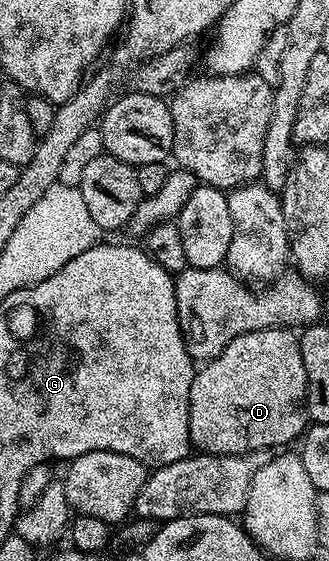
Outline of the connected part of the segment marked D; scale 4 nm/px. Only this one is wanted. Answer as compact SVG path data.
M277 327L275 329L259 329L238 335L229 345L221 351L212 361L201 364L196 371L196 378L190 387L190 439L193 450L201 454L214 456L232 456L250 452L258 452L260 449L275 450L275 445L288 447L292 440L299 438L306 428L306 402L308 388L306 387L306 366L302 363L302 351L300 350L300 338L291 328Z

